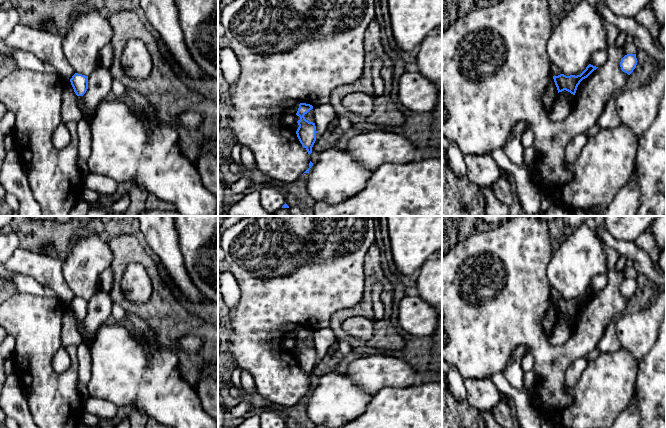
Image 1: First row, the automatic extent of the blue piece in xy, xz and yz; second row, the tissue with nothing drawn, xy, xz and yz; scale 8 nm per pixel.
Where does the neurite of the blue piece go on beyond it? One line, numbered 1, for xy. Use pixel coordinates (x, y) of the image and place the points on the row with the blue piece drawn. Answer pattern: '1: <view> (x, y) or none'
1: none

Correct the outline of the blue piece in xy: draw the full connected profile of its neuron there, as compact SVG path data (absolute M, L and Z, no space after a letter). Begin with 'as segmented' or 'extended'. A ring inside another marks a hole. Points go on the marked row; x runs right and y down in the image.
as segmented | M75 73L70 82L77 96L83 96L86 93L88 89L88 76Z

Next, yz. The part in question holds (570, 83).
as segmented | M589 64L580 75L566 76L564 74L560 74L558 76L553 76L558 93L566 90L571 94L575 95L577 87L580 84L580 82L583 79L587 78L597 68L598 67Z

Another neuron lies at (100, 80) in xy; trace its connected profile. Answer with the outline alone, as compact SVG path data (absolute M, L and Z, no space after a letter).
M98 66L88 77L88 89L82 96L85 108L81 110L83 119L93 114L100 102L112 97L113 78L107 68Z

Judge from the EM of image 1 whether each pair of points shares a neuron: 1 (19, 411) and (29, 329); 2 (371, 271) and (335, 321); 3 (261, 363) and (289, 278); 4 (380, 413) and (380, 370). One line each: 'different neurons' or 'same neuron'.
1: different neurons
2: same neuron
3: same neuron
4: different neurons

